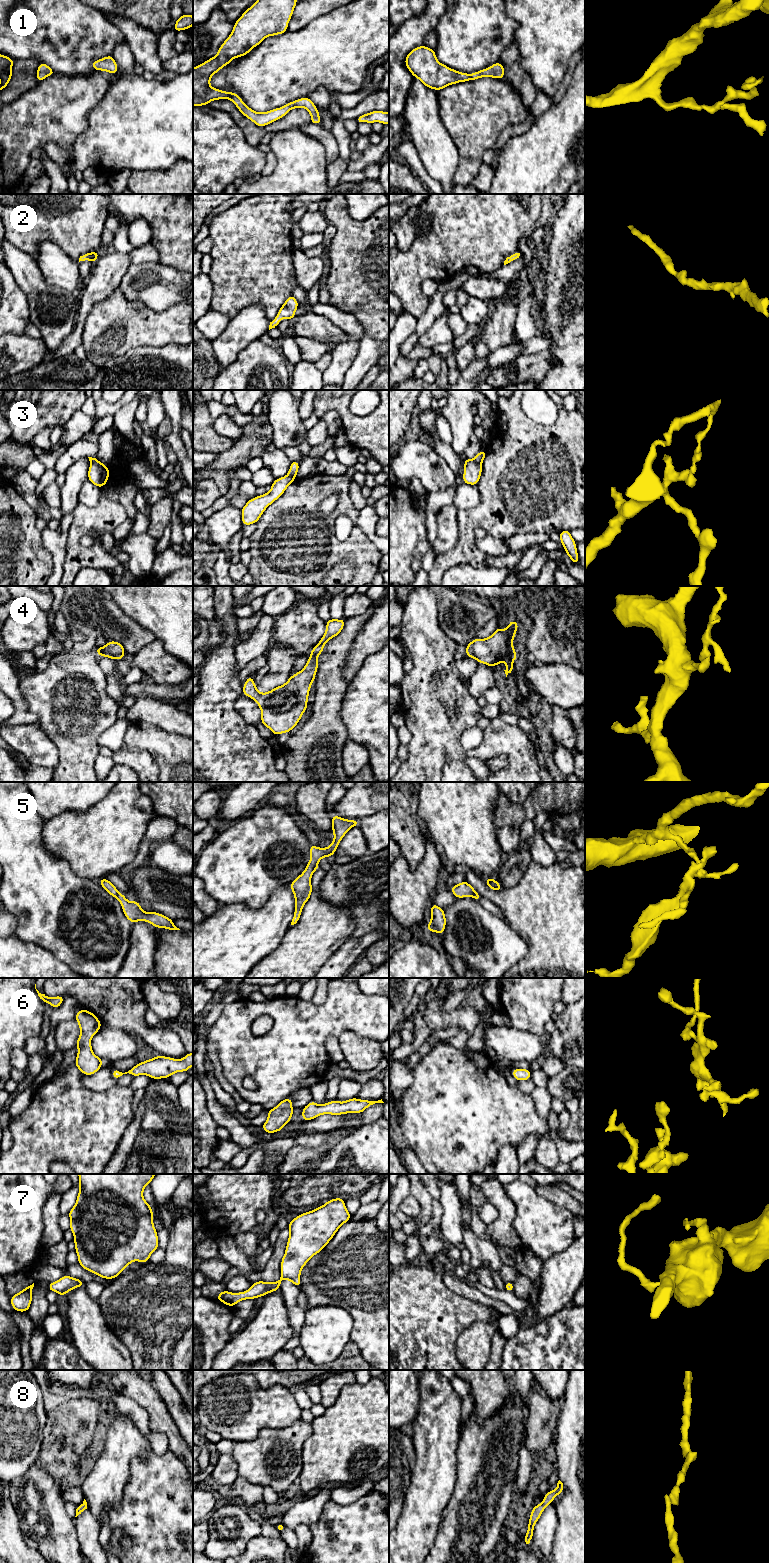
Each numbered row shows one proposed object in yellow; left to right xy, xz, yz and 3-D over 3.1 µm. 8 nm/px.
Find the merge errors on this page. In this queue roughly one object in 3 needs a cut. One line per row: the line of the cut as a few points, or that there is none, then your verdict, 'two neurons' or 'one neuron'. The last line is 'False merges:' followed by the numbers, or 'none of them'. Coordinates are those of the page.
1: cut none; one neuron
2: cut none; one neuron
3: cut yz (473, 459), (480, 465); two neurons
4: cut none; one neuron
5: cut xy (119, 892), (116, 897); two neurons
6: cut none; one neuron
7: cut none; one neuron
8: cut none; one neuron
False merges: 3, 5

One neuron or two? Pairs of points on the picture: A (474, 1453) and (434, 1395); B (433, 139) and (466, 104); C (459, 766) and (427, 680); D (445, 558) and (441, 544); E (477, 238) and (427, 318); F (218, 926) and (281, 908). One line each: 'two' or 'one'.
A: two
B: two
C: two
D: two
E: two
F: one

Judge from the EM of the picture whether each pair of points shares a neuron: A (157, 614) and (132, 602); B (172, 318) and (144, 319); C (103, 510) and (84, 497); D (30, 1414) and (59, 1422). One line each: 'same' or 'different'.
A: same
B: same
C: different
D: different

